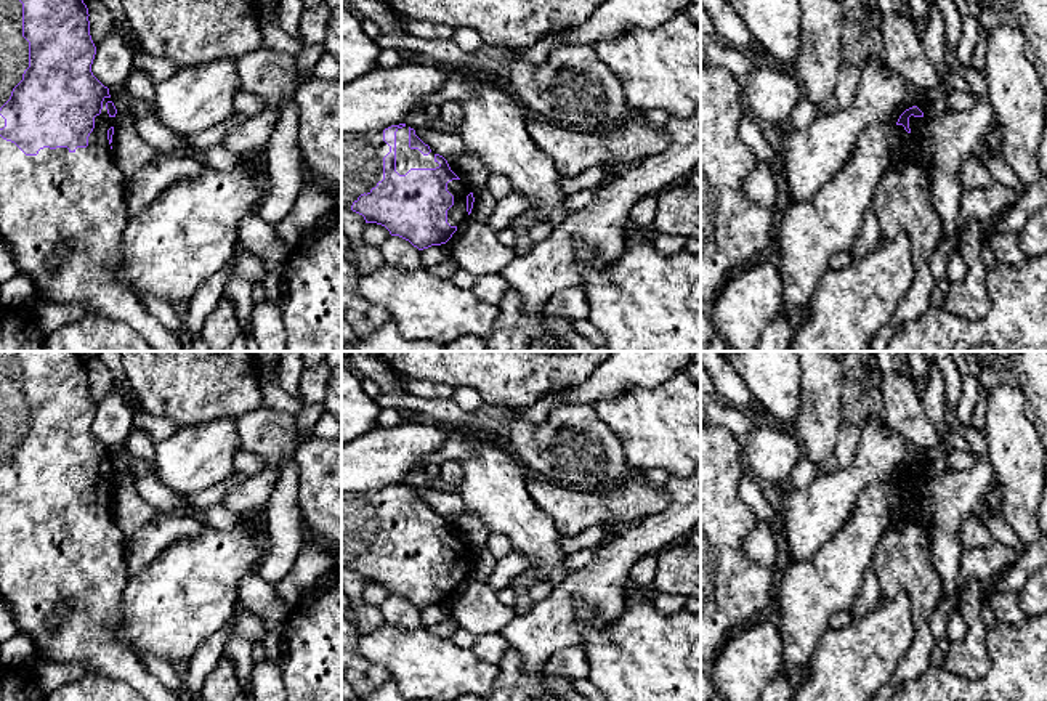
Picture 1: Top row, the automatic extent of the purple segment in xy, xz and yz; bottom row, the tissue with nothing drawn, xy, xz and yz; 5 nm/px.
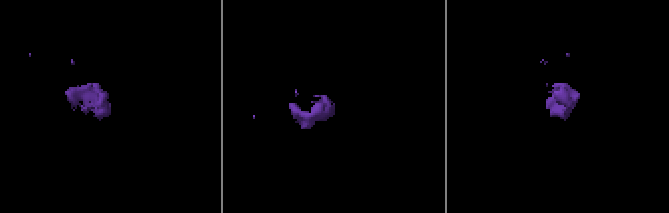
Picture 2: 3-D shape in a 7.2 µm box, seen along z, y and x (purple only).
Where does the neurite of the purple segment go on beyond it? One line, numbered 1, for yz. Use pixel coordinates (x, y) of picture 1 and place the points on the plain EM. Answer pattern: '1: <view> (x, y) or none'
1: none

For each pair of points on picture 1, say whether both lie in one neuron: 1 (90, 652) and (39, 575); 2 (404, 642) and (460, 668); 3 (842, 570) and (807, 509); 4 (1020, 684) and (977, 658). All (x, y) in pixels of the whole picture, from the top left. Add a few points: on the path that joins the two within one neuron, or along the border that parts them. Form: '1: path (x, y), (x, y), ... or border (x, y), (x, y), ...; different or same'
1: path (87, 629), (87, 608), (61, 583); same
2: path (419, 656), (430, 668), (446, 668); same
3: border (850, 514), (818, 551), (794, 563); different
4: border (988, 629), (990, 669), (978, 679), (954, 674); different

